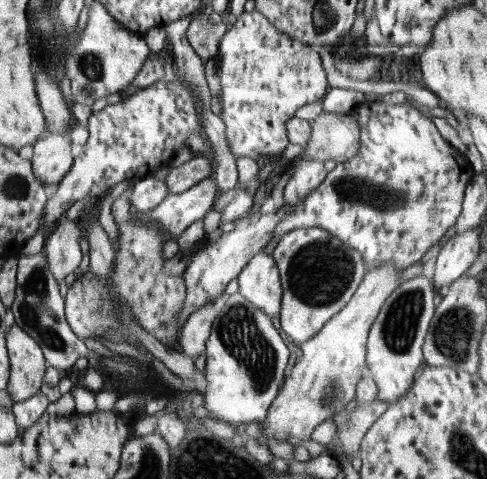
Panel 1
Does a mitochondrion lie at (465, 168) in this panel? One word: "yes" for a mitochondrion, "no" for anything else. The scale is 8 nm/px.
no

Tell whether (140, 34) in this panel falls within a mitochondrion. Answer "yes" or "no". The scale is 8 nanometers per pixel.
no

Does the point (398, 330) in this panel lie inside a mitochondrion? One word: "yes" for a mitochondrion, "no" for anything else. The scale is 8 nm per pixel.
yes

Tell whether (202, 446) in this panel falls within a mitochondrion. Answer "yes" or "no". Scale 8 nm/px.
yes

